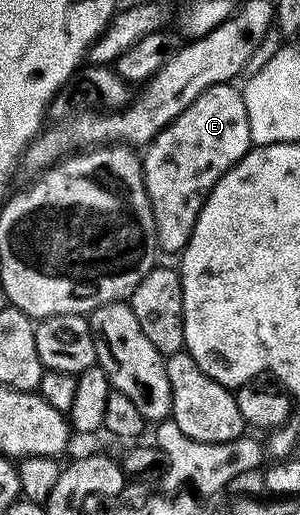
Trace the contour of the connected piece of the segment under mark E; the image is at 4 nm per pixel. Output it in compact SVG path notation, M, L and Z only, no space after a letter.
M220 83L207 89L195 97L195 101L191 101L191 105L187 105L187 109L183 109L183 113L179 113L179 117L175 117L175 121L164 127L144 148L141 172L155 217L157 245L164 254L166 251L176 256L185 250L211 189L221 180L223 173L230 171L254 146L251 141L251 125L247 121L247 105L241 93L242 88L233 83Z

